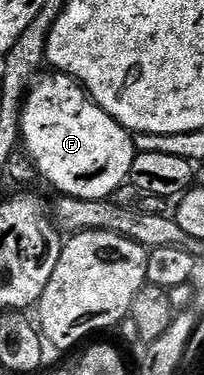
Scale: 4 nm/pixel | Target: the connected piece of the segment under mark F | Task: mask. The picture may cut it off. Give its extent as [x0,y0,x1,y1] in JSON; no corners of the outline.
[19,73,137,200]

